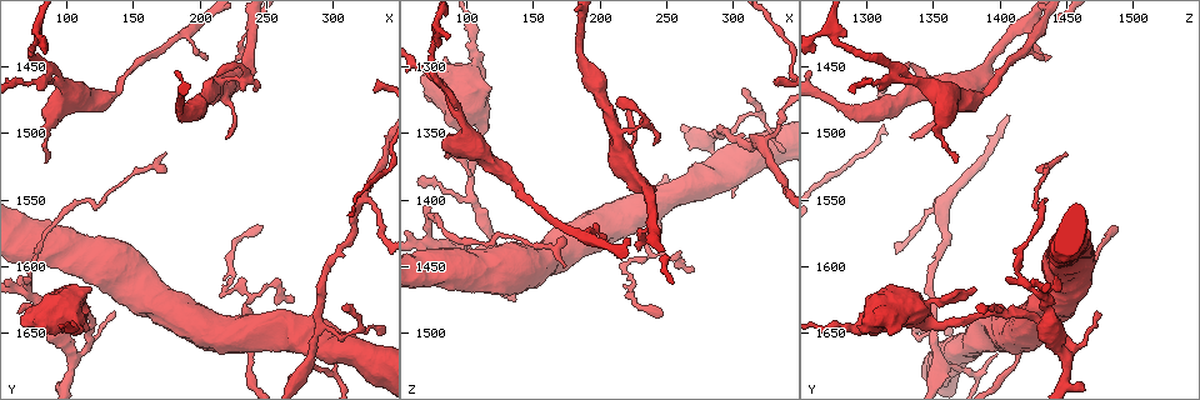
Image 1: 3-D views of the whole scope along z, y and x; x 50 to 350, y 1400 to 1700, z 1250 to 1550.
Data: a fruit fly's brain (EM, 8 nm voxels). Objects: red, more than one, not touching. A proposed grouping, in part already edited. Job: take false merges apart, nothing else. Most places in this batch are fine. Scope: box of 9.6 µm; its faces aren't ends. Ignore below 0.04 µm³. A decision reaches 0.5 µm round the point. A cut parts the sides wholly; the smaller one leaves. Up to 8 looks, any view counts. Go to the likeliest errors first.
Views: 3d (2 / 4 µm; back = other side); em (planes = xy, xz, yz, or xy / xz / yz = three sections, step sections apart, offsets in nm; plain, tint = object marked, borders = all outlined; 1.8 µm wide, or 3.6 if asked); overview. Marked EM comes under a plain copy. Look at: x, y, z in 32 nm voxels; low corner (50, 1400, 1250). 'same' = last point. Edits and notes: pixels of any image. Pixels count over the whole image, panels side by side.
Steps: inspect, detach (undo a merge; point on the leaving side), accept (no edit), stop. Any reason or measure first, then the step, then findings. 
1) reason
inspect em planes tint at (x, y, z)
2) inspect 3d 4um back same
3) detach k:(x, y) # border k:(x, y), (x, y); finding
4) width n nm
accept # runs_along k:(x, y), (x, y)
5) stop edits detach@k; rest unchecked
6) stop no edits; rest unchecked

a fork
inspect 3d 4um at (116, 1644, 1438)

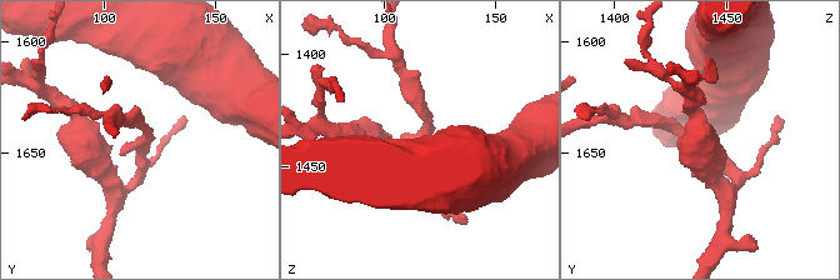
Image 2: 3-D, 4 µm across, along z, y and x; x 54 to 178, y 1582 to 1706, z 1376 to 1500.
arms 3; arm_widths 170, 200, 460 nm; now the EM
inspect em planes tint same

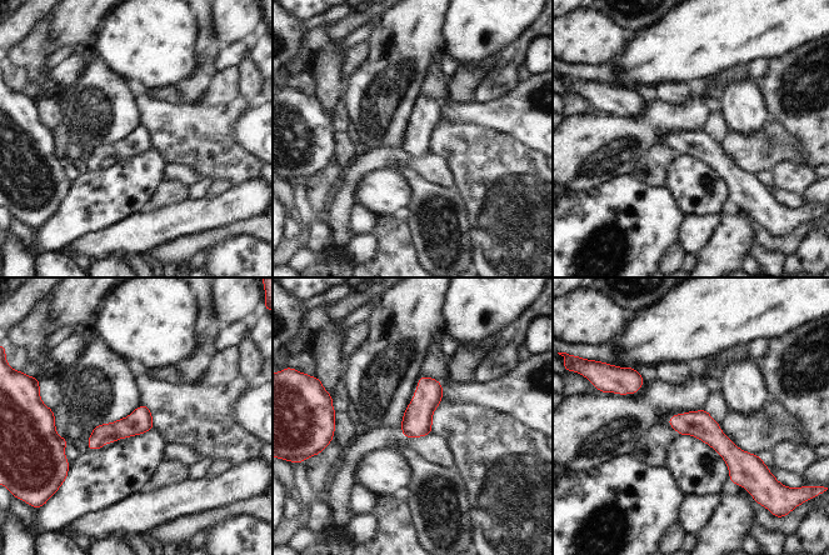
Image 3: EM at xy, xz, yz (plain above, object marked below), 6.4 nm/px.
width 160 nm
accept # continuous, no second cell

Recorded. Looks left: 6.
inspect em planes borders at (322, 1552, 1358)

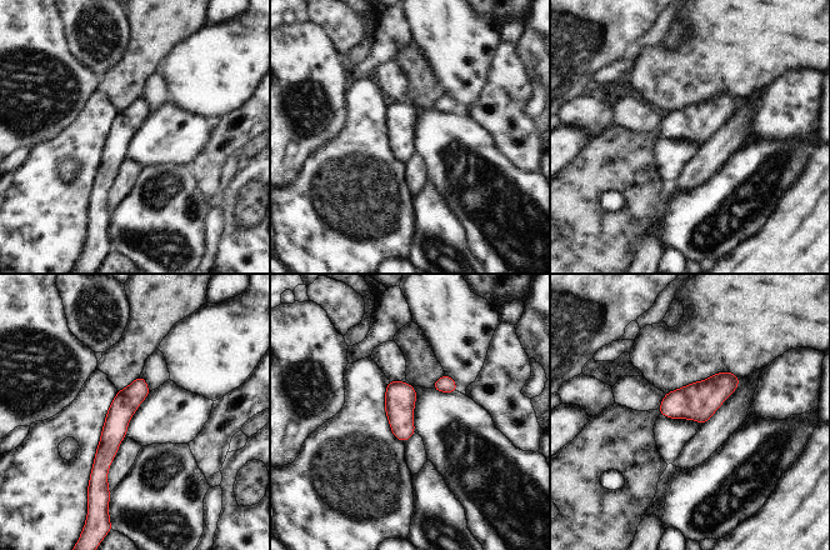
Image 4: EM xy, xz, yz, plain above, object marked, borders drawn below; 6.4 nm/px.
width 160 nm
accept # runs_along 4:(140, 380), (104, 455), (104, 484); all the same cell

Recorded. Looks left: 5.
small branch off a trunk
inspect em 3.6um planes tint at (94, 1462, 1334)

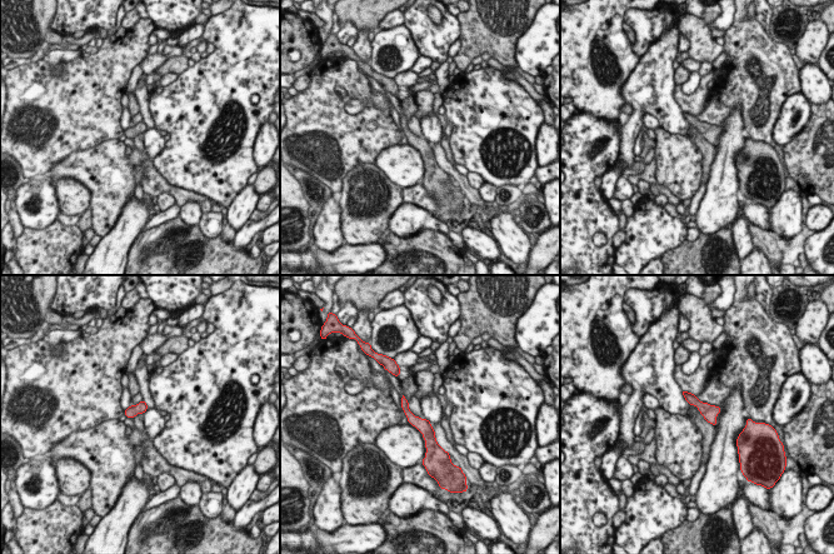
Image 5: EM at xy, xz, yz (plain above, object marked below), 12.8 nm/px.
width 160 nm
accept # runs_along 5:(404, 403), (428, 433), (432, 449); one cell here

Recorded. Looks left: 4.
sudden change in width
inspect em yz step 8 tint at (276, 1676, 1352)

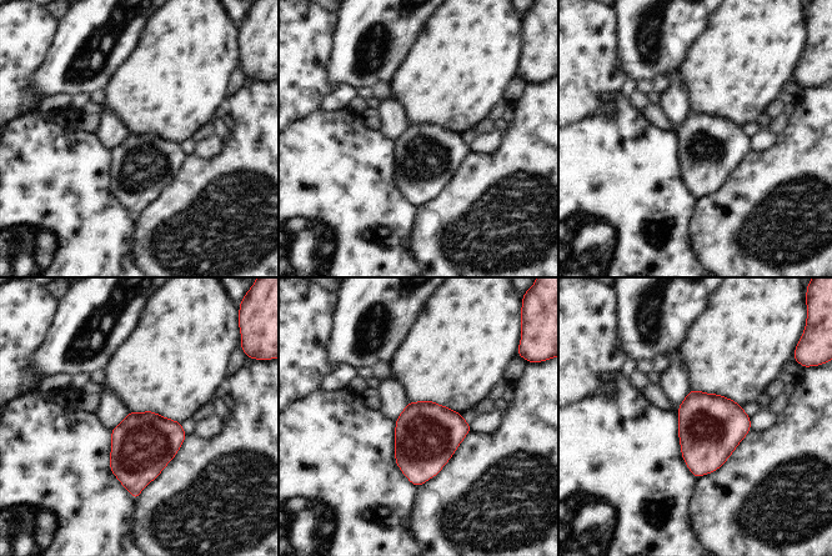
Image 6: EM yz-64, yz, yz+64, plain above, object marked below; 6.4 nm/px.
width 360 nm
accept # all the same cell

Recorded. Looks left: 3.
stop no edits; rest unchecked

